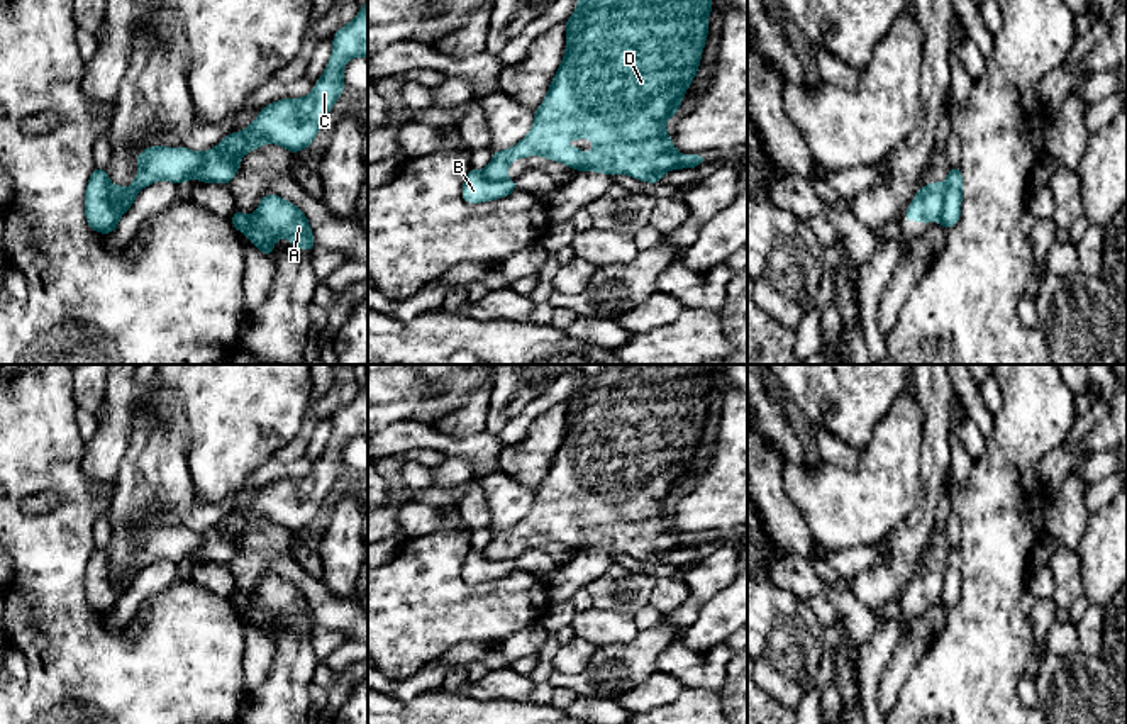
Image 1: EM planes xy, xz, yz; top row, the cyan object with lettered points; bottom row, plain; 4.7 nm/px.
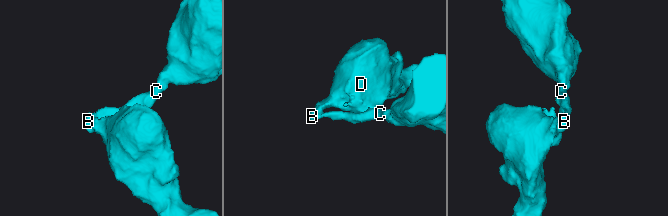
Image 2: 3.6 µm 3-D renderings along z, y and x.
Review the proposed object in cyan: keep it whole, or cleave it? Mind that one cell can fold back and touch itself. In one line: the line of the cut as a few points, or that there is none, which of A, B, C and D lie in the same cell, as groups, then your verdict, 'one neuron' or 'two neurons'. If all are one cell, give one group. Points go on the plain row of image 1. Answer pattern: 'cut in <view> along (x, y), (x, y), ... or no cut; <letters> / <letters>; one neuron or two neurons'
cut in yz along (946, 565), (938, 592); A D / B C; two neurons

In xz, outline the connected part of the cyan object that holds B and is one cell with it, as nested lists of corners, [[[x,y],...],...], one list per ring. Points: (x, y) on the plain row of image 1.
[[[471,548],[466,553],[461,575],[466,583],[481,583],[503,578],[517,570],[515,560],[490,560],[483,549]]]

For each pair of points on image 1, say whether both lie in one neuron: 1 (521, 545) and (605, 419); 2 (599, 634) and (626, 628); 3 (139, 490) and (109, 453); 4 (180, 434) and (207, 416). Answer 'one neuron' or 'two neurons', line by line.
1: one neuron
2: one neuron
3: two neurons
4: two neurons

